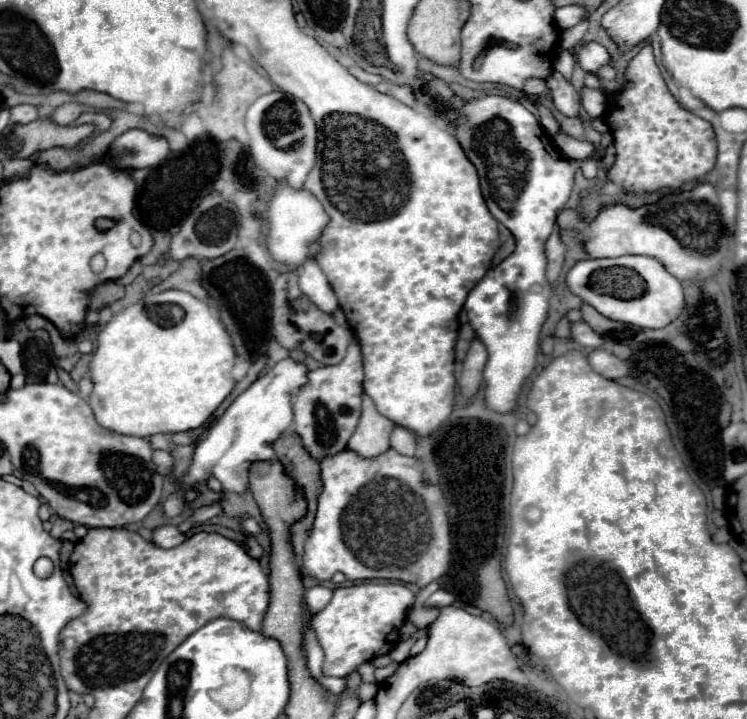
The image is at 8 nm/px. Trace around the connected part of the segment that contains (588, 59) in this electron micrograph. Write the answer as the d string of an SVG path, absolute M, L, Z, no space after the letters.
M590 41L590 43L584 43L578 53L576 53L576 61L578 65L588 71L588 73L596 73L596 69L600 65L606 65L610 61L610 55L606 51L604 45L596 43L596 41Z

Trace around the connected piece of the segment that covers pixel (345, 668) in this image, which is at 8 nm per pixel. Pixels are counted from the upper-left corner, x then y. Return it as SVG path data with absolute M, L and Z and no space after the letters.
M362 583L334 589L332 601L312 619L318 643L324 649L324 675L346 677L364 661L390 653L396 647L404 613L414 603L414 593L402 583Z

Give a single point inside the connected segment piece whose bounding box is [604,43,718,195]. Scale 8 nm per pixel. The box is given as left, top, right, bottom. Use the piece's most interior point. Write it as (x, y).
(675, 146)

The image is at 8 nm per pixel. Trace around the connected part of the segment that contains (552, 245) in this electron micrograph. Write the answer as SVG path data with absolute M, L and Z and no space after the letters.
M556 225L554 233L550 235L548 243L546 243L546 255L548 255L548 271L546 271L546 277L550 283L554 283L560 275L560 269L564 265L564 253L566 253L566 247L564 243L560 241L560 227Z

